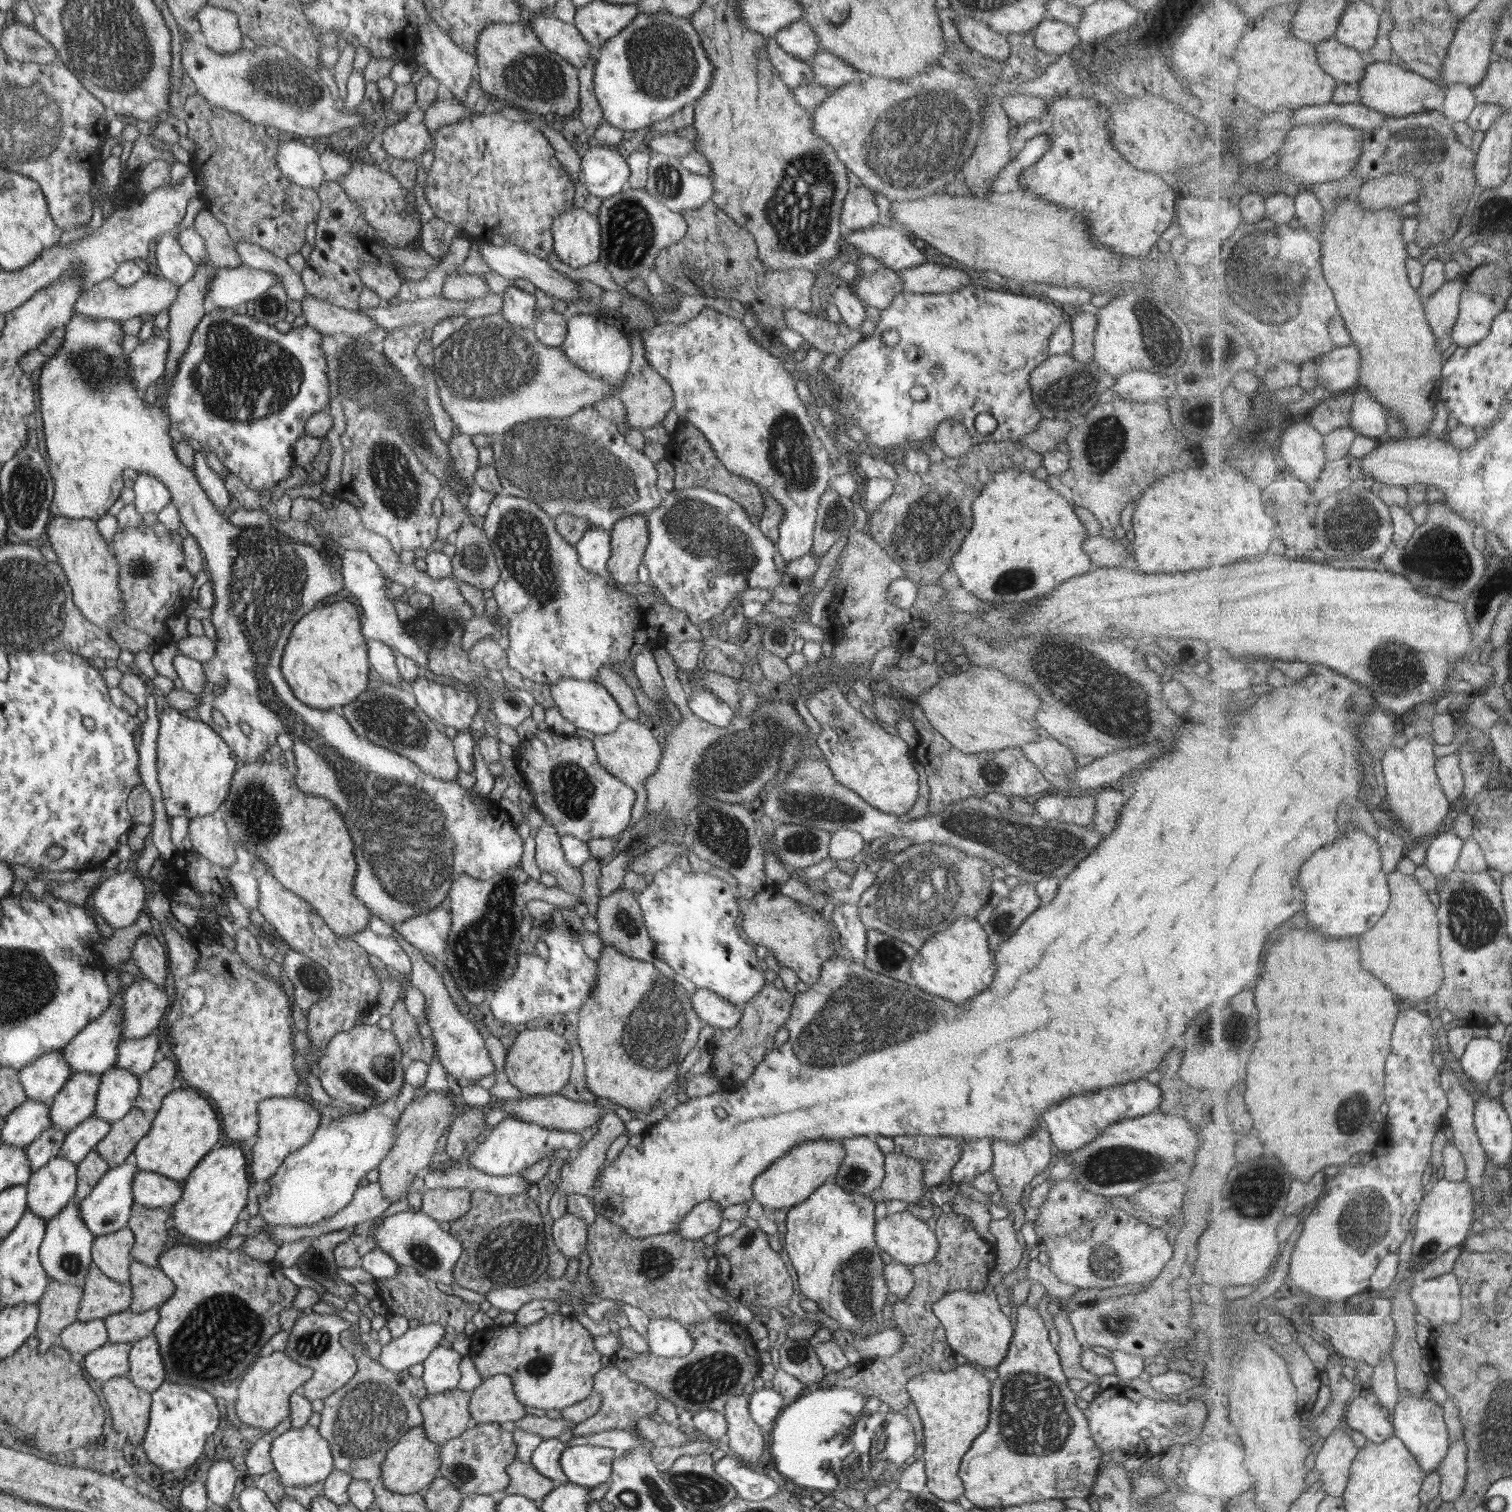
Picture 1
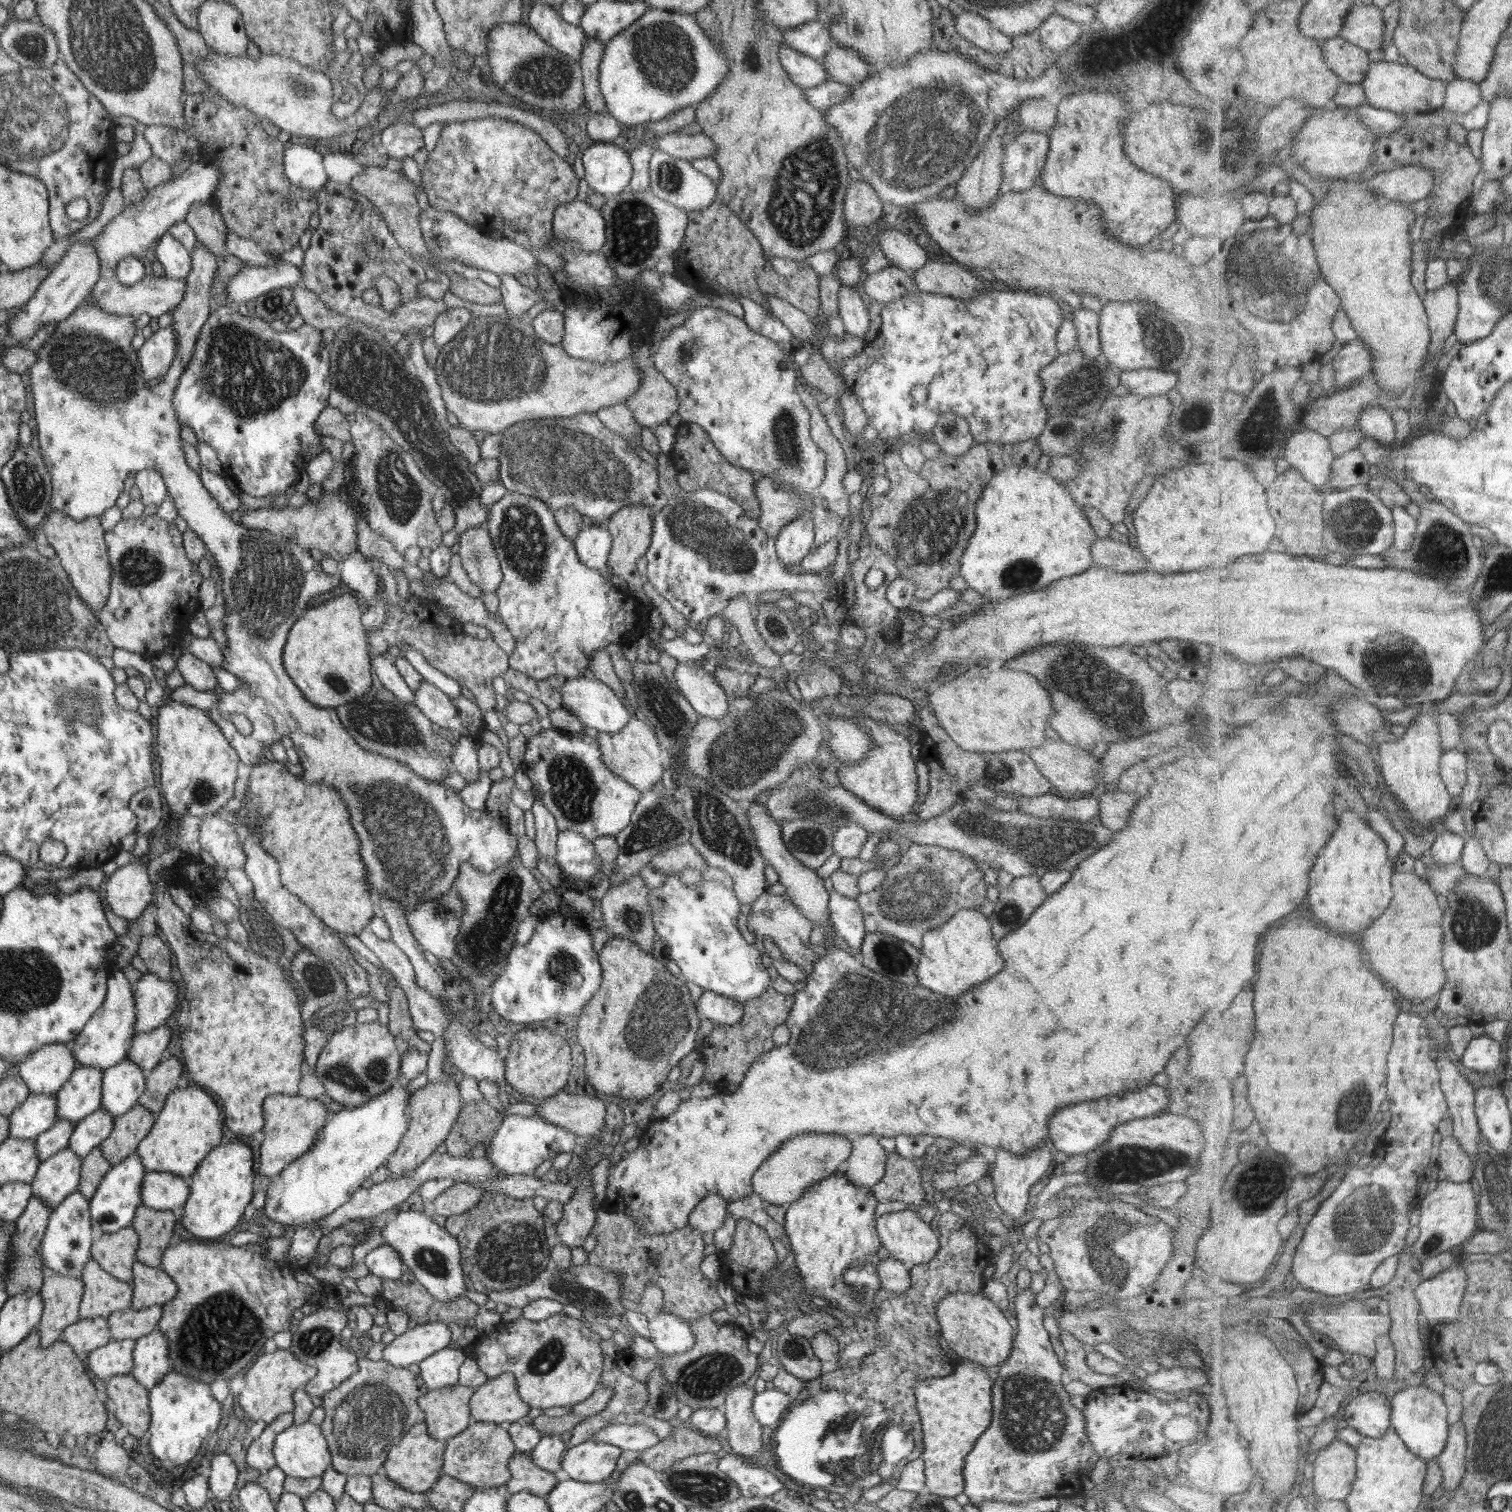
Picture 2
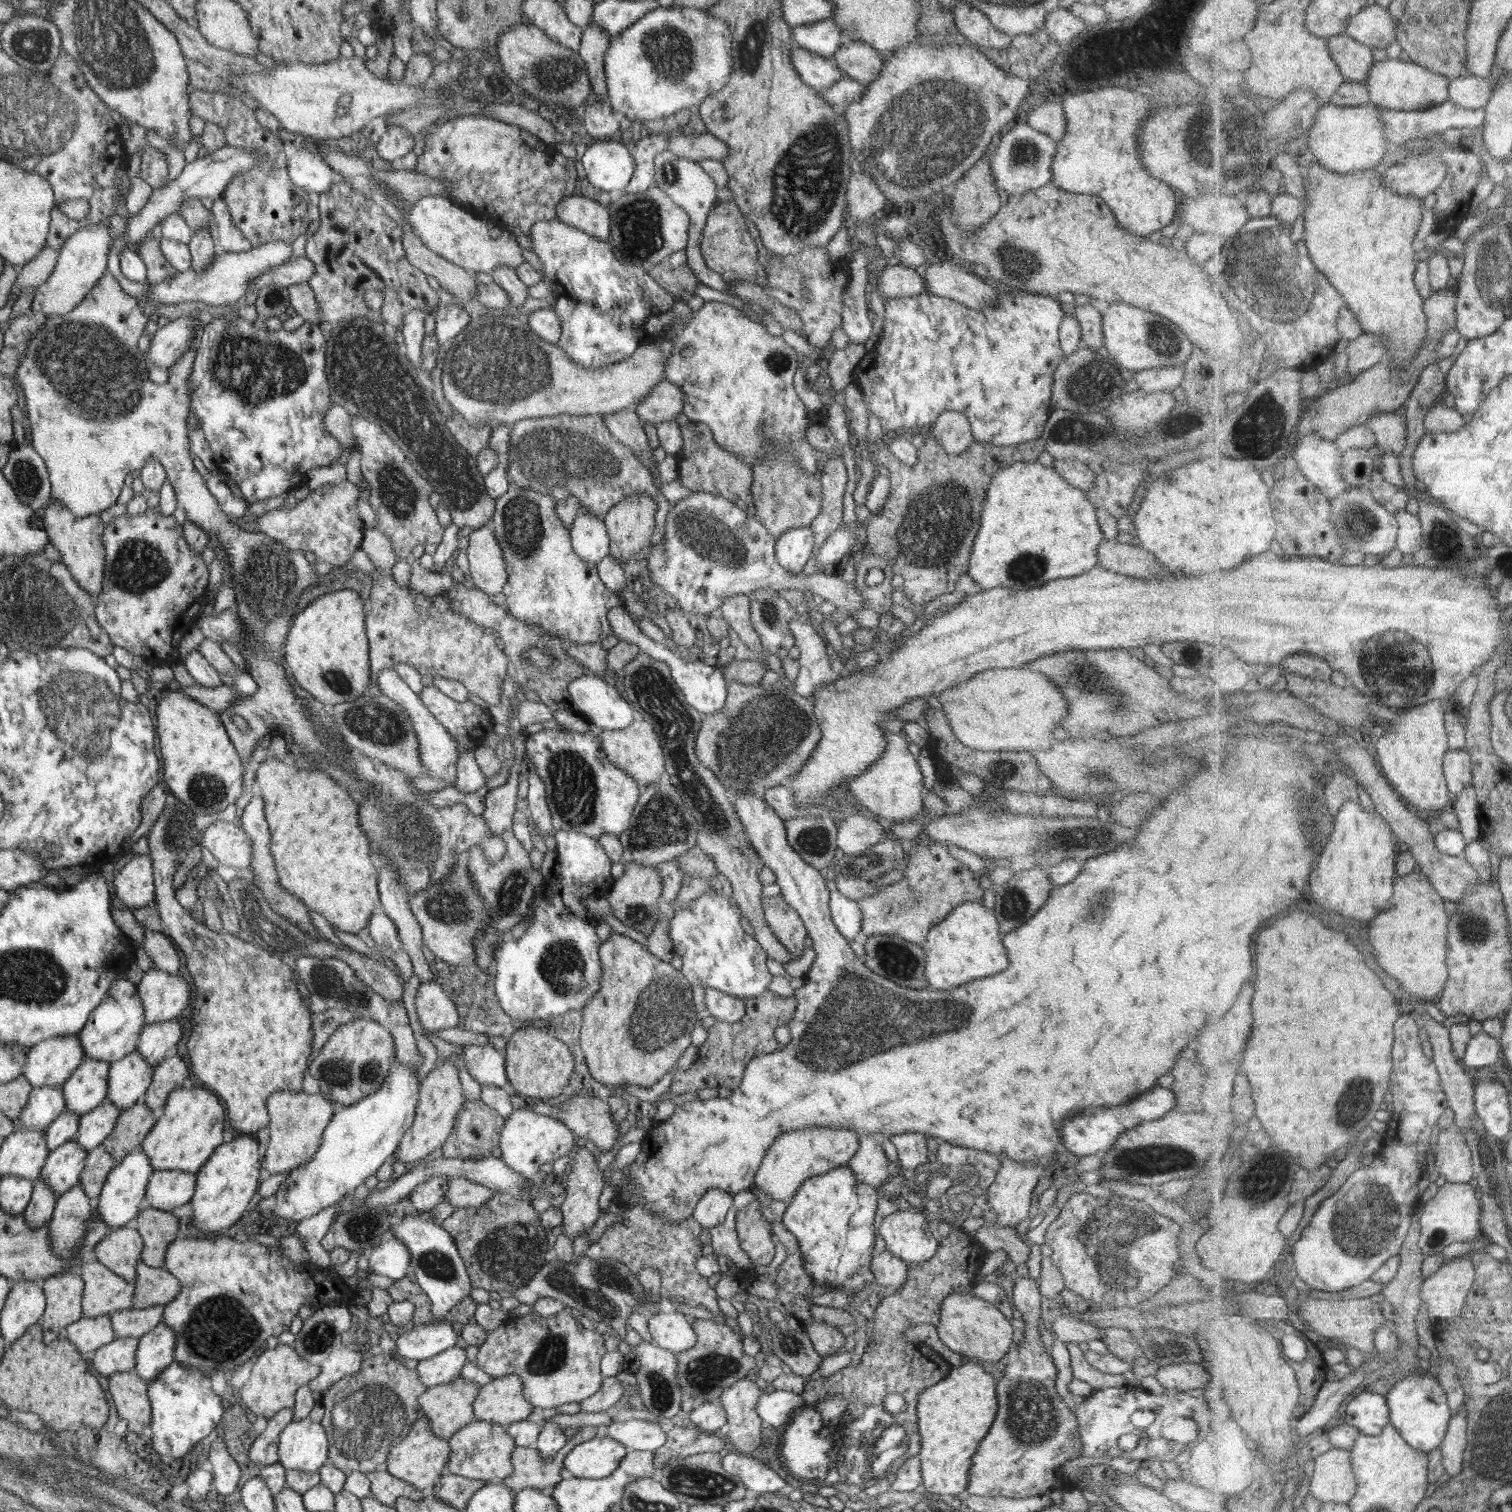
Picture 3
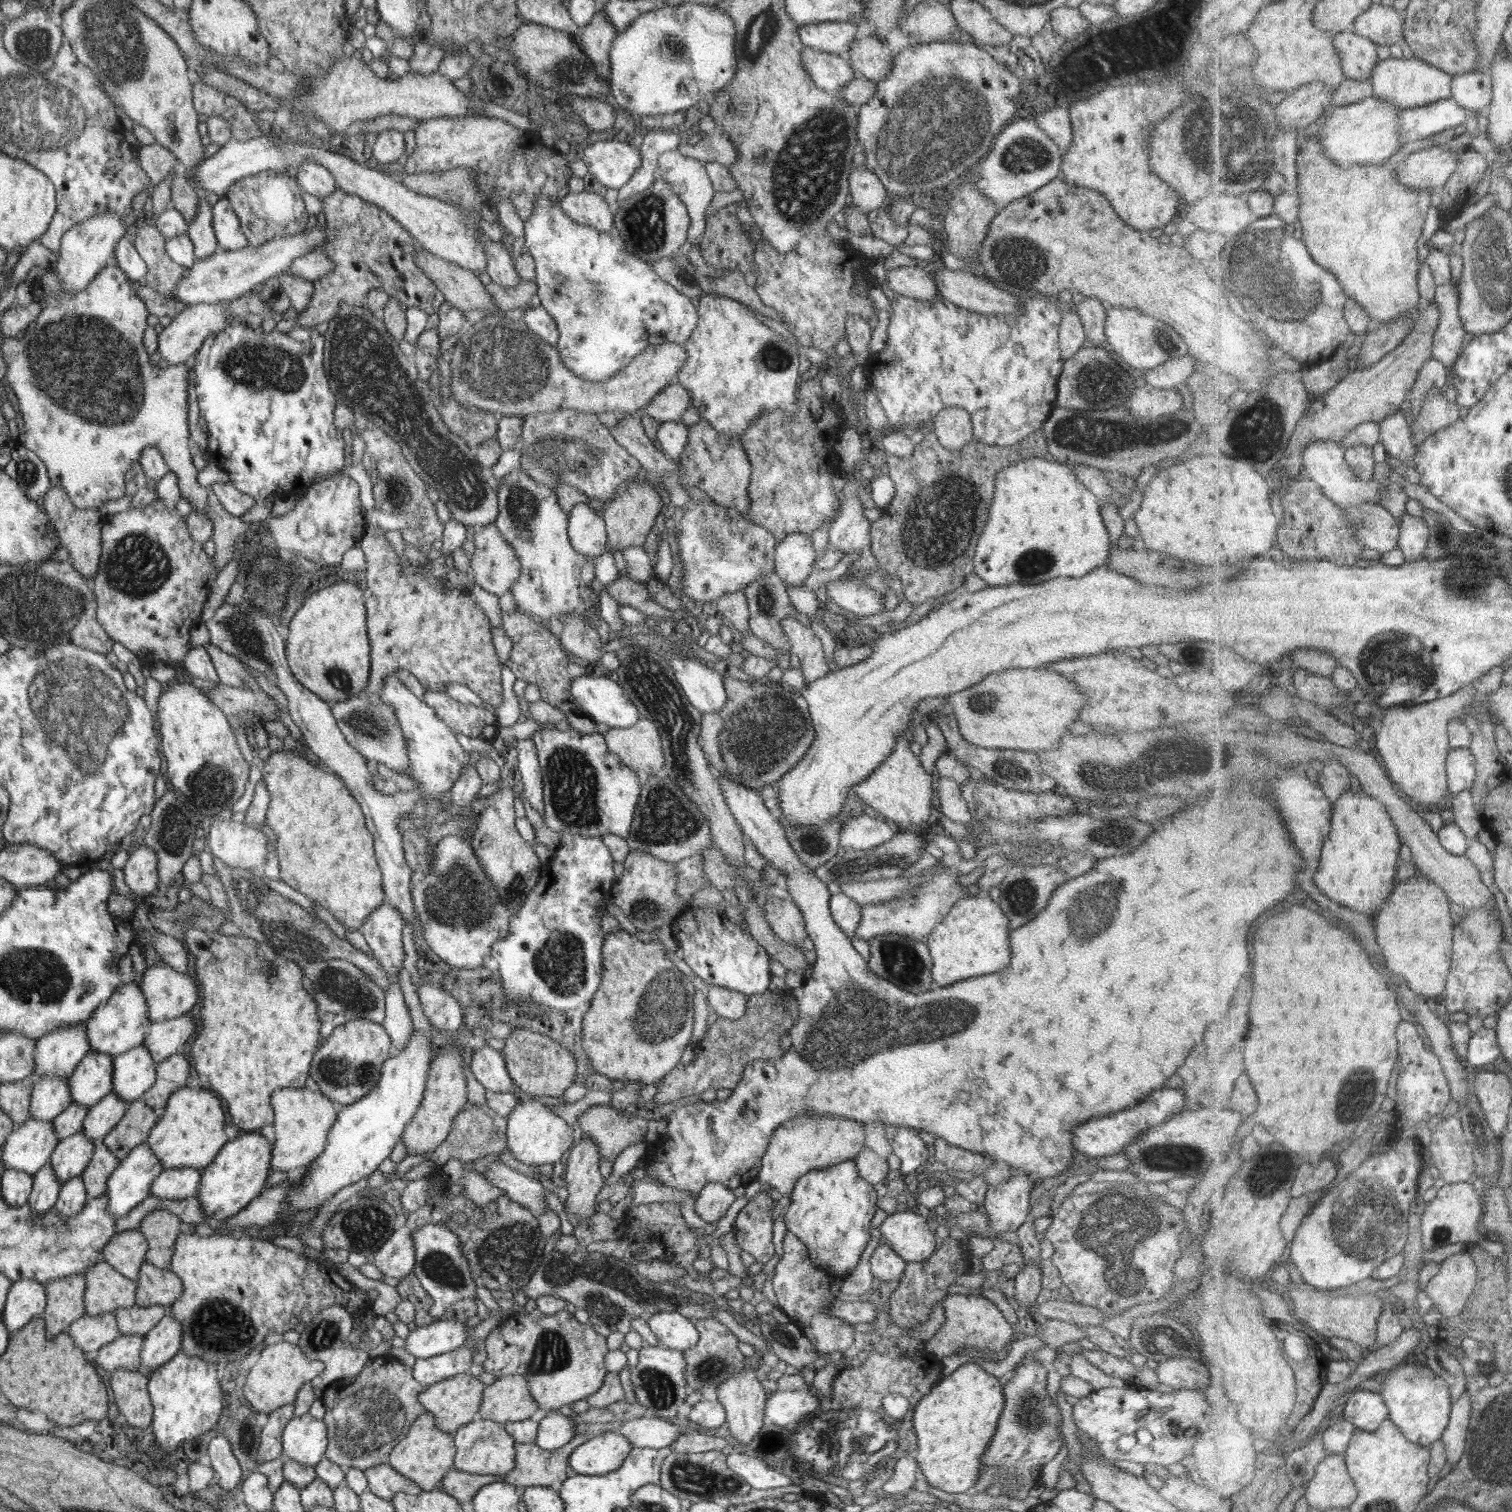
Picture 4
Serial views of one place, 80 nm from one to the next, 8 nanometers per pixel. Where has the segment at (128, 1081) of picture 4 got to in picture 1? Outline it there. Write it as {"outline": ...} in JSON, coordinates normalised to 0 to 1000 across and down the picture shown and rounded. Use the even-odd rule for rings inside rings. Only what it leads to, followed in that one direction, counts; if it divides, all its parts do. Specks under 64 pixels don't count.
{"outline":[[[74,706],[66,710],[67,718],[62,737],[73,744],[80,740],[87,732],[92,723],[92,713],[81,706]]]}

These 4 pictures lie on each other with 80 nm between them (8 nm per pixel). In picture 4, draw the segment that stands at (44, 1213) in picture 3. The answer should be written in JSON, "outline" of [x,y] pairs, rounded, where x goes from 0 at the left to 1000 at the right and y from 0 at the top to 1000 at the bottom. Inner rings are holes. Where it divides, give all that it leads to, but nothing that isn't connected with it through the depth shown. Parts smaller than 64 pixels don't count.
{"outline":[[[32,769],[22,778],[22,787],[19,791],[21,798],[28,804],[36,798],[40,788],[38,778]]]}

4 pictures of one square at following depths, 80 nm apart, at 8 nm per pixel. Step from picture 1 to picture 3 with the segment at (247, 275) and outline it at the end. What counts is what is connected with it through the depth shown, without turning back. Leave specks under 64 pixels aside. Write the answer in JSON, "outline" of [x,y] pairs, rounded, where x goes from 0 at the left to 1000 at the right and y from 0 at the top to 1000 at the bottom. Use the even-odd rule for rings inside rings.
{"outline":[[[202,168],[196,170],[193,169],[192,171],[190,171],[188,175],[186,175],[183,177],[179,177],[179,179],[177,179],[175,181],[170,183],[170,184],[167,184],[167,185],[165,187],[165,190],[163,190],[163,193],[165,193],[167,190],[169,190],[171,190],[171,192],[172,192],[175,189],[179,188],[180,187],[183,187],[185,189],[188,189],[189,190],[190,190],[192,188],[204,187],[204,185],[205,185],[208,182],[208,175],[202,169]]]}

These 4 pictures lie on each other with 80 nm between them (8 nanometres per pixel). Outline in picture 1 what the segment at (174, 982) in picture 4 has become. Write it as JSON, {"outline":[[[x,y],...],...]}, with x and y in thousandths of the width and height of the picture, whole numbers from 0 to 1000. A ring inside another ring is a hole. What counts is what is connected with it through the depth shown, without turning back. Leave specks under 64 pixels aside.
{"outline":[[[93,647],[82,653],[81,658],[81,685],[79,690],[83,688],[97,687],[104,680],[107,672],[112,664],[108,653]]]}

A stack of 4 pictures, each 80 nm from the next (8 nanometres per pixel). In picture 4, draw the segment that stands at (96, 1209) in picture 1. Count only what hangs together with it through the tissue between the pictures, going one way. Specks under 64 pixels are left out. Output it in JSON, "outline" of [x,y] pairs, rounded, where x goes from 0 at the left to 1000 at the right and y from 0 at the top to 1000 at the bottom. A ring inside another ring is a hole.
{"outline":[[[97,756],[89,759],[85,766],[71,778],[69,790],[72,792],[72,802],[78,806],[83,806],[100,790],[102,780],[108,774],[104,765]]]}

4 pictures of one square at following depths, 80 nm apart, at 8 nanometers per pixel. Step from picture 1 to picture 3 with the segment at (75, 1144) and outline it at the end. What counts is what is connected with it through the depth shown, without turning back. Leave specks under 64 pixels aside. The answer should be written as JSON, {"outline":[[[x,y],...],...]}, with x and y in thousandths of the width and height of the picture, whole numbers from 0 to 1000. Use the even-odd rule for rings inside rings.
{"outline":[[[70,726],[66,731],[54,738],[52,749],[48,753],[53,757],[56,762],[59,763],[69,757],[69,754],[75,749],[80,737],[80,734]]]}

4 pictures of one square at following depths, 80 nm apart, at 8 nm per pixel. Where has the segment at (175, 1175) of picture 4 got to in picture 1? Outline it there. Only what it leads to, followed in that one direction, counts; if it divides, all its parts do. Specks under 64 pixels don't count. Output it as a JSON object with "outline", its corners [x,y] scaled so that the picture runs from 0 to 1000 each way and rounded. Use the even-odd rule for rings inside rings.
{"outline":[[[98,774],[89,776],[89,791],[91,796],[98,799],[111,799],[116,798],[122,788],[122,781]]]}

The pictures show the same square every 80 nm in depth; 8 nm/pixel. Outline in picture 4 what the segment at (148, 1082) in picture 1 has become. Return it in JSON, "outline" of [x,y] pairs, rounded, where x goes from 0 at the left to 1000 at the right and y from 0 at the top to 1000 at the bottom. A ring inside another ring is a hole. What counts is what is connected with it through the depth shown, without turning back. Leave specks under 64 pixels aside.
{"outline":[[[115,697],[112,701],[104,703],[103,714],[94,725],[94,728],[99,731],[104,738],[109,735],[112,724],[123,718],[126,712],[126,705],[121,697]]]}

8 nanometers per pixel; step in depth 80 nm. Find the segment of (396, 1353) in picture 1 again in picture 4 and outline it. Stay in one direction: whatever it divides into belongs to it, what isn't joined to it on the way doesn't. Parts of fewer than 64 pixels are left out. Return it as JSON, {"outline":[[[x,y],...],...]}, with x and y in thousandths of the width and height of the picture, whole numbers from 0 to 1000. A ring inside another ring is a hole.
{"outline":[[[290,872],[286,876],[276,877],[271,880],[268,886],[268,892],[275,899],[284,898],[307,890],[309,885],[310,878],[308,874]]]}

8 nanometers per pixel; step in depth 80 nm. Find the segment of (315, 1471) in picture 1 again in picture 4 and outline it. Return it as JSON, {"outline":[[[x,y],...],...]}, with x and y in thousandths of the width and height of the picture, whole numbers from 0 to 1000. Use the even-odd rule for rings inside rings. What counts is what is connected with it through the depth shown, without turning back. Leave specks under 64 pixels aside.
{"outline":[[[205,935],[194,936],[187,949],[187,965],[194,965],[198,968],[209,970],[212,967],[216,956],[217,947],[213,938],[206,937]]]}

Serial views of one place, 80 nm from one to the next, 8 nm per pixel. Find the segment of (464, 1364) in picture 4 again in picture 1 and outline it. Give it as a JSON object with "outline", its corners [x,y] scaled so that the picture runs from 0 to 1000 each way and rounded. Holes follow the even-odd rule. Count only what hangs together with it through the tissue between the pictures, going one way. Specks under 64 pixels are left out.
{"outline":[[[290,890],[280,901],[280,915],[284,922],[302,919],[305,907],[303,903],[307,897],[300,892]]]}

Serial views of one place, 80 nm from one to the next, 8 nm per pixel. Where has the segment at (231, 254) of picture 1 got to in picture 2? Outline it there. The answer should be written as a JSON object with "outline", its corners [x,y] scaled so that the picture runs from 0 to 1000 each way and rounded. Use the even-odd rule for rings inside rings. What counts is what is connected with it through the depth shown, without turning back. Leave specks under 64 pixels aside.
{"outline":[[[139,134],[133,137],[127,136],[125,138],[122,146],[128,151],[128,155],[142,169],[146,167],[149,168],[148,165],[150,158],[151,151],[146,140],[143,139]]]}

